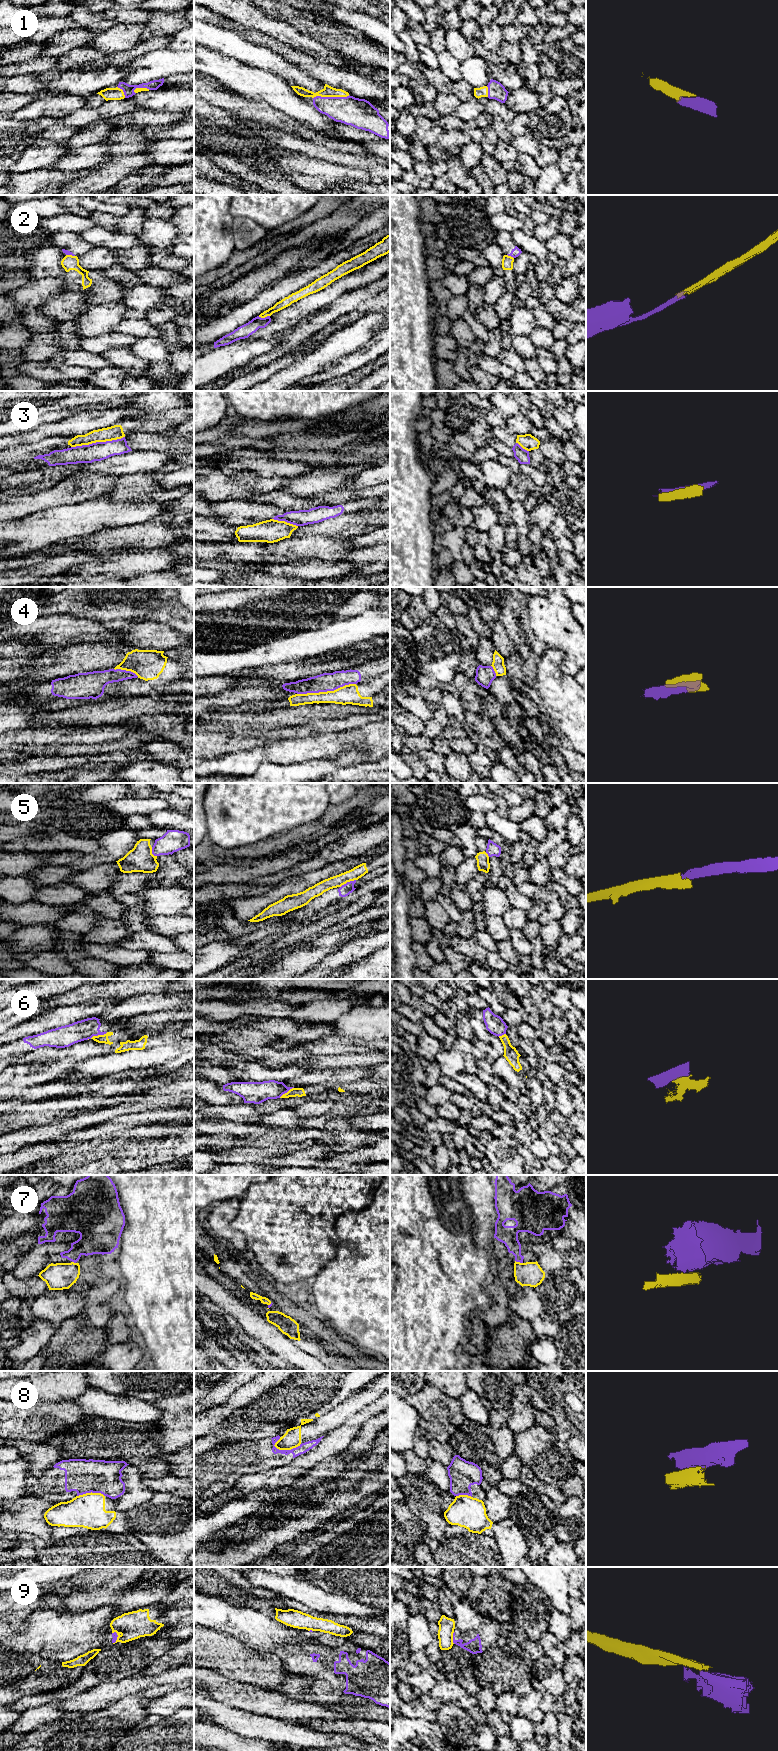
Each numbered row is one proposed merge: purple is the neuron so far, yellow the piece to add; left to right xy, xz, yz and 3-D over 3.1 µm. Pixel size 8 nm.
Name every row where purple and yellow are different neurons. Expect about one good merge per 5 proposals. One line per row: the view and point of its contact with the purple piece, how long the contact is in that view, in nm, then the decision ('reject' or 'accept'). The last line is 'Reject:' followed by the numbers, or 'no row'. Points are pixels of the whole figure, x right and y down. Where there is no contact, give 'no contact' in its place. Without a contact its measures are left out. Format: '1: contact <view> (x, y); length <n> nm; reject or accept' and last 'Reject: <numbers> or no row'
1: contact xz (331, 97); length 300 nm; accept
2: contact xz (263, 318); length 100 nm; reject
3: contact xy (97, 442); length 440 nm; reject
4: contact xz (326, 691); length 480 nm; reject
5: contact xz (347, 882); length 140 nm; reject
6: contact xy (98, 1034); length 150 nm; reject
7: contact yz (519, 1261); length 70 nm; reject
8: contact xz (286, 1450); length 220 nm; reject
9: contact yz (453, 1638); length 100 nm; reject
Reject: 2, 3, 4, 5, 6, 7, 8, 9

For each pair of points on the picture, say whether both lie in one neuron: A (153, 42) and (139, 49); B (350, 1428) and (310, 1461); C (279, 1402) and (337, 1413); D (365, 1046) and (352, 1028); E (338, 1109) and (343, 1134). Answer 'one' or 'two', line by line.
A: one
B: one
C: two
D: two
E: two

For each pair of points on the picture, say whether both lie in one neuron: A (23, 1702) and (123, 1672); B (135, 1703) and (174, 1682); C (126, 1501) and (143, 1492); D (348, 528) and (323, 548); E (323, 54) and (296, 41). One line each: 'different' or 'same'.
A: same
B: different
C: same
D: different
E: same

